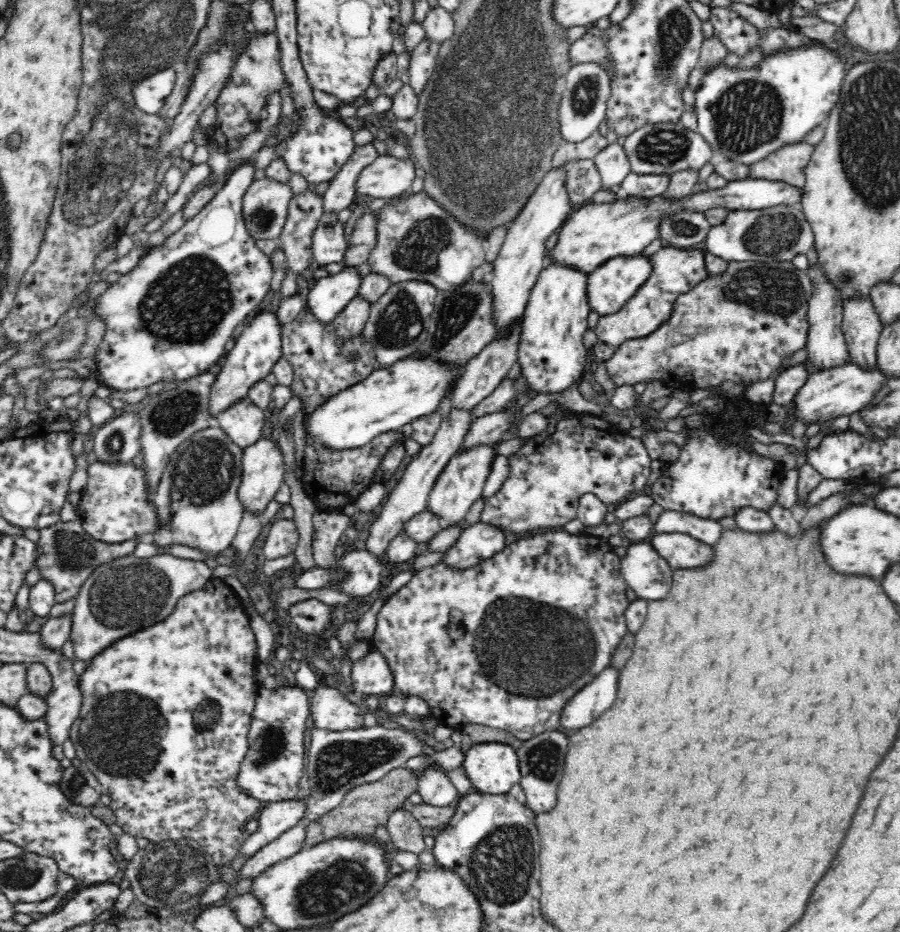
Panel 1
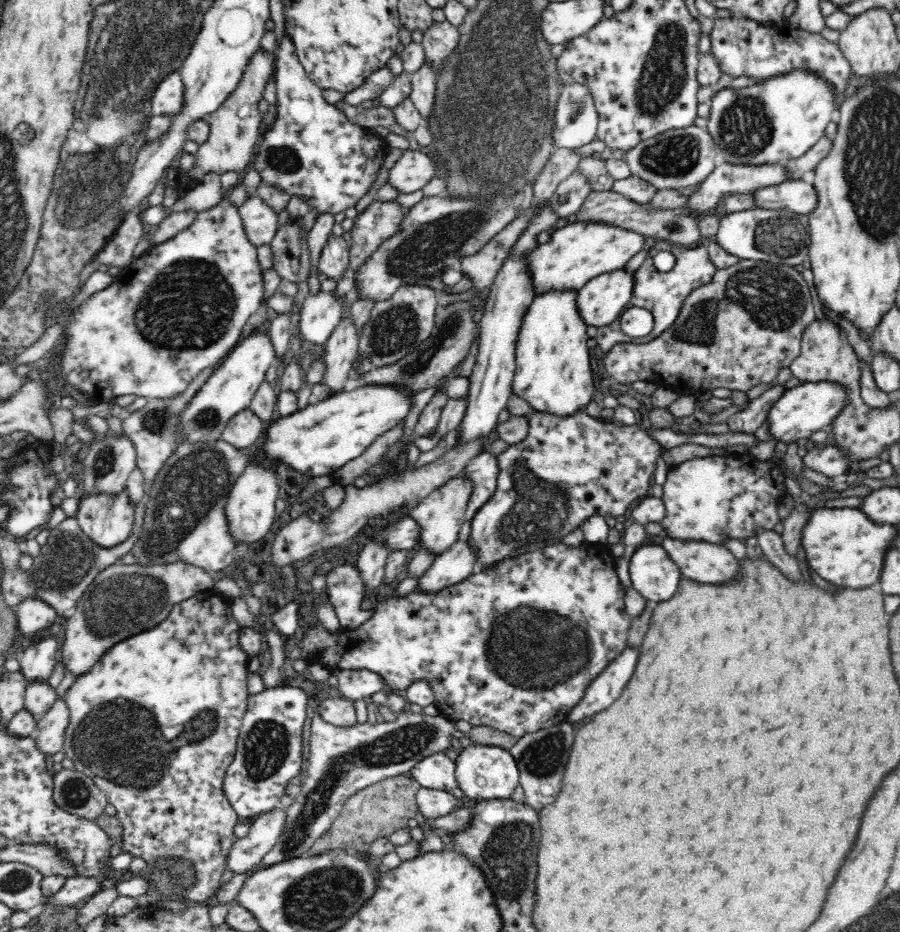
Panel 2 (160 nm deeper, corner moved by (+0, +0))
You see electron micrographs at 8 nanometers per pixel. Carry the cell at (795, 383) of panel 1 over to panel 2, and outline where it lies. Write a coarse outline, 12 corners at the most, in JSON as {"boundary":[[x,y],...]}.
{"boundary":[[778,384],[726,420],[729,432],[752,434],[788,385]]}

